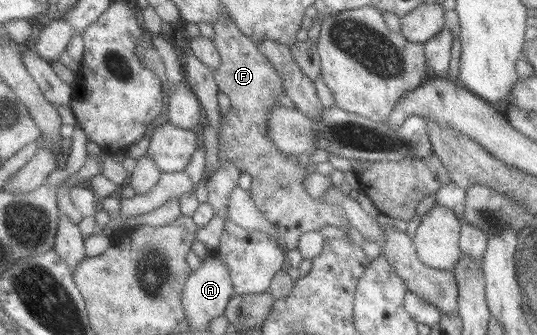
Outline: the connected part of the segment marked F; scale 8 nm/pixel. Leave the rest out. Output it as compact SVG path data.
M218 20L213 24L216 35L213 42L216 44L222 58L222 64L214 73L214 77L220 92L225 93L232 102L232 109L222 115L220 122L221 130L219 132L219 169L225 166L225 162L235 164L241 172L248 174L252 178L252 186L249 189L256 206L263 212L263 215L269 219L271 225L275 225L277 235L284 242L284 248L288 250L297 250L300 245L301 237L310 231L323 231L325 227L347 228L350 226L349 220L343 208L331 206L325 200L311 198L307 188L305 188L305 178L307 170L299 162L299 158L289 158L281 154L281 150L275 146L269 134L270 114L274 108L281 106L279 98L276 96L285 96L284 78L276 71L276 66L266 57L266 54L260 49L249 35L246 35L233 20Z

